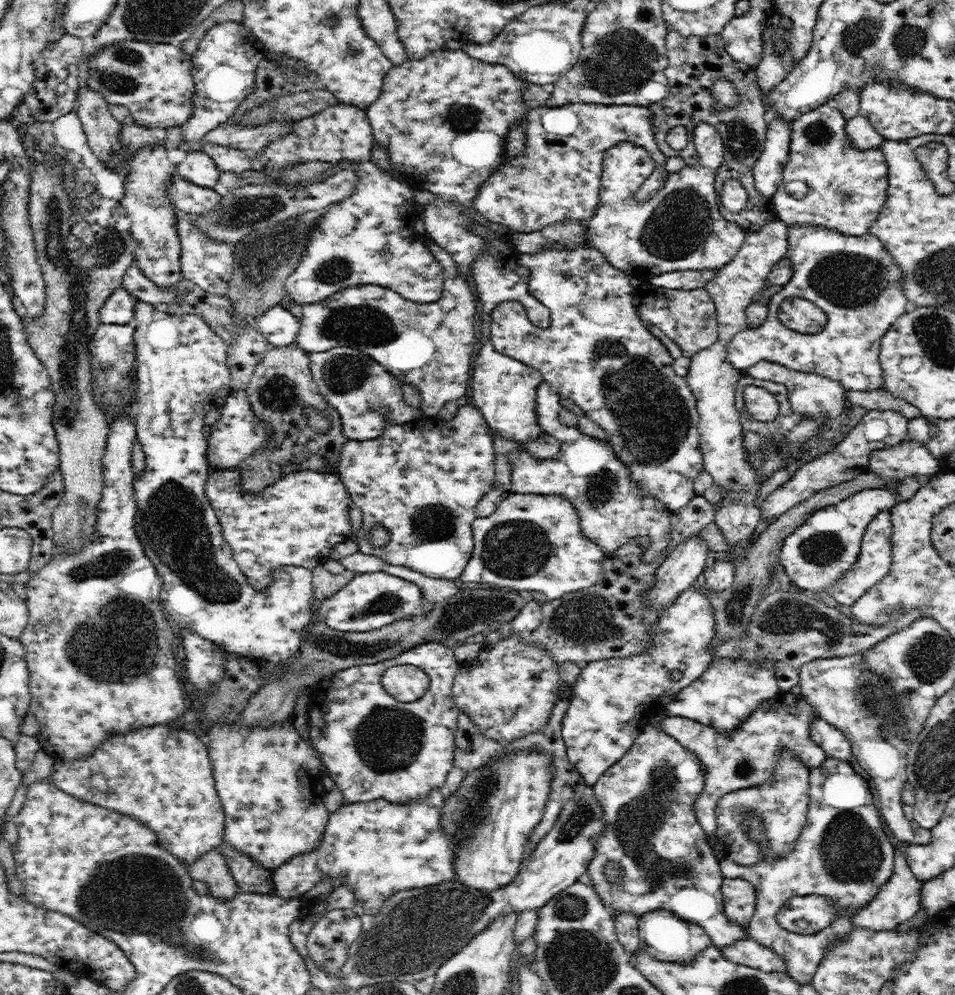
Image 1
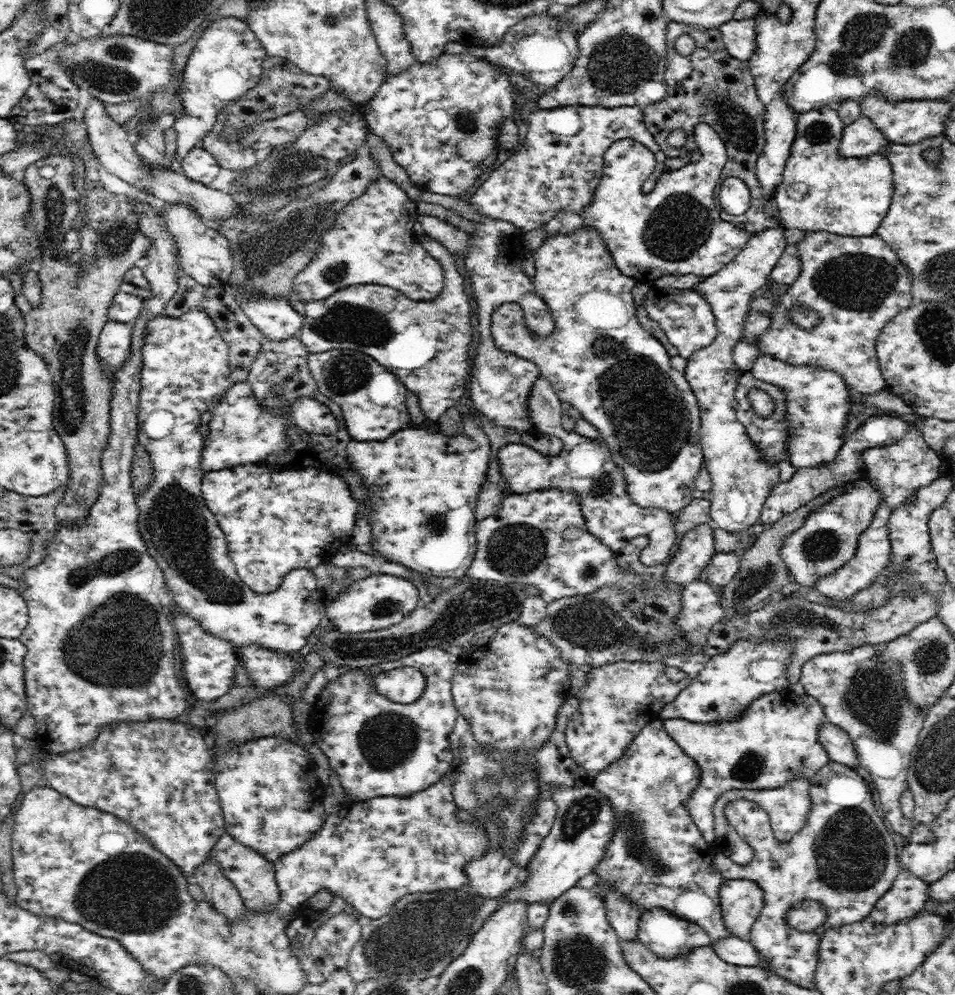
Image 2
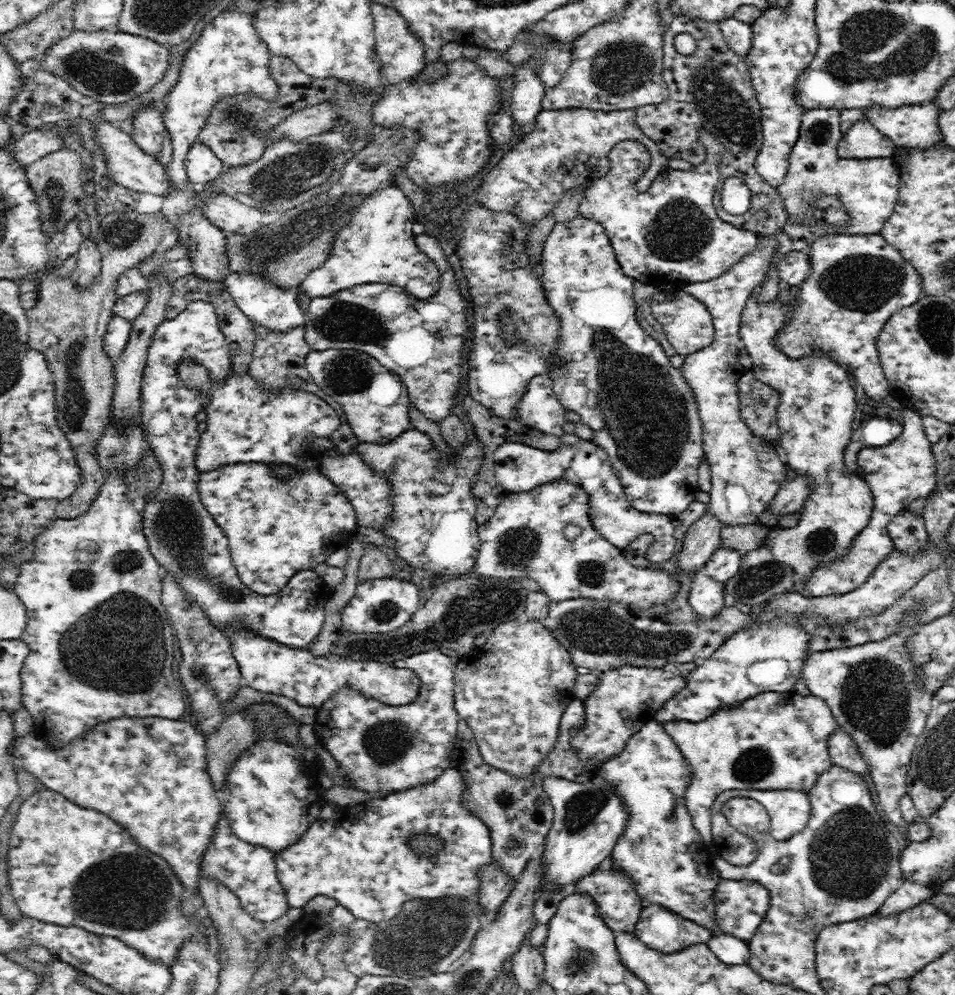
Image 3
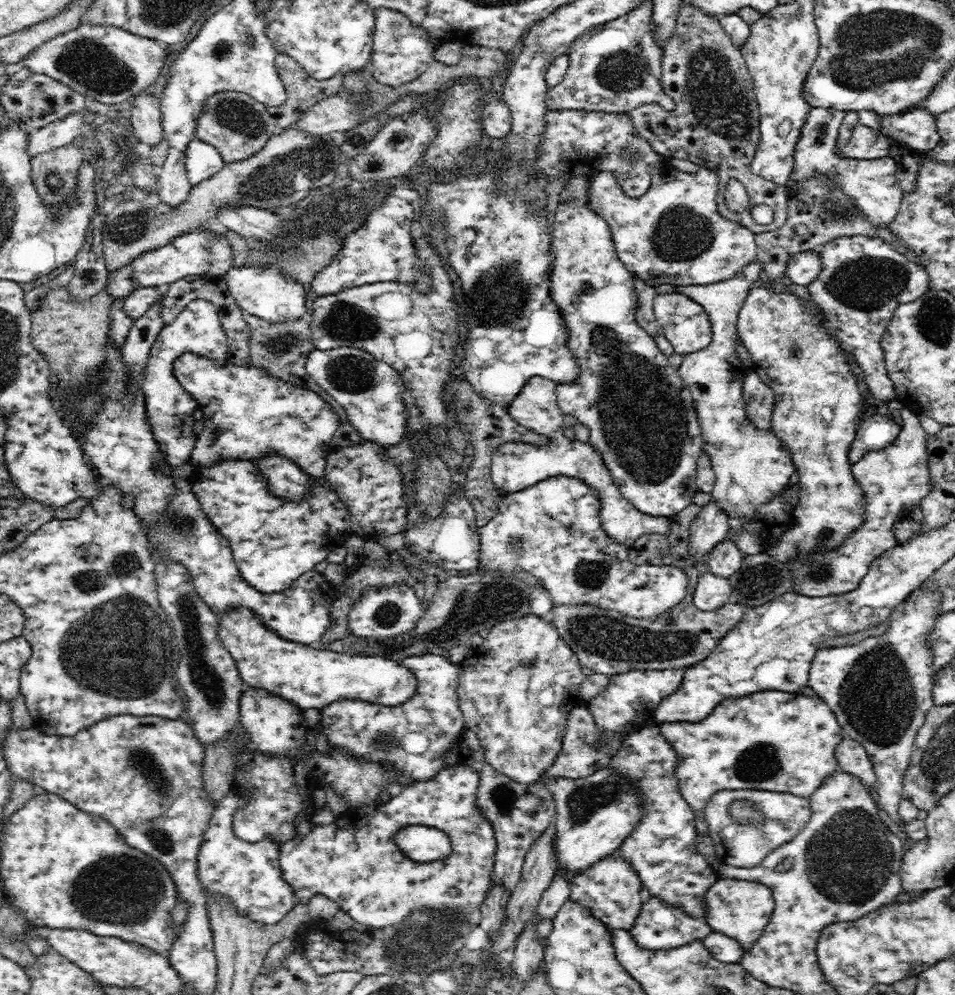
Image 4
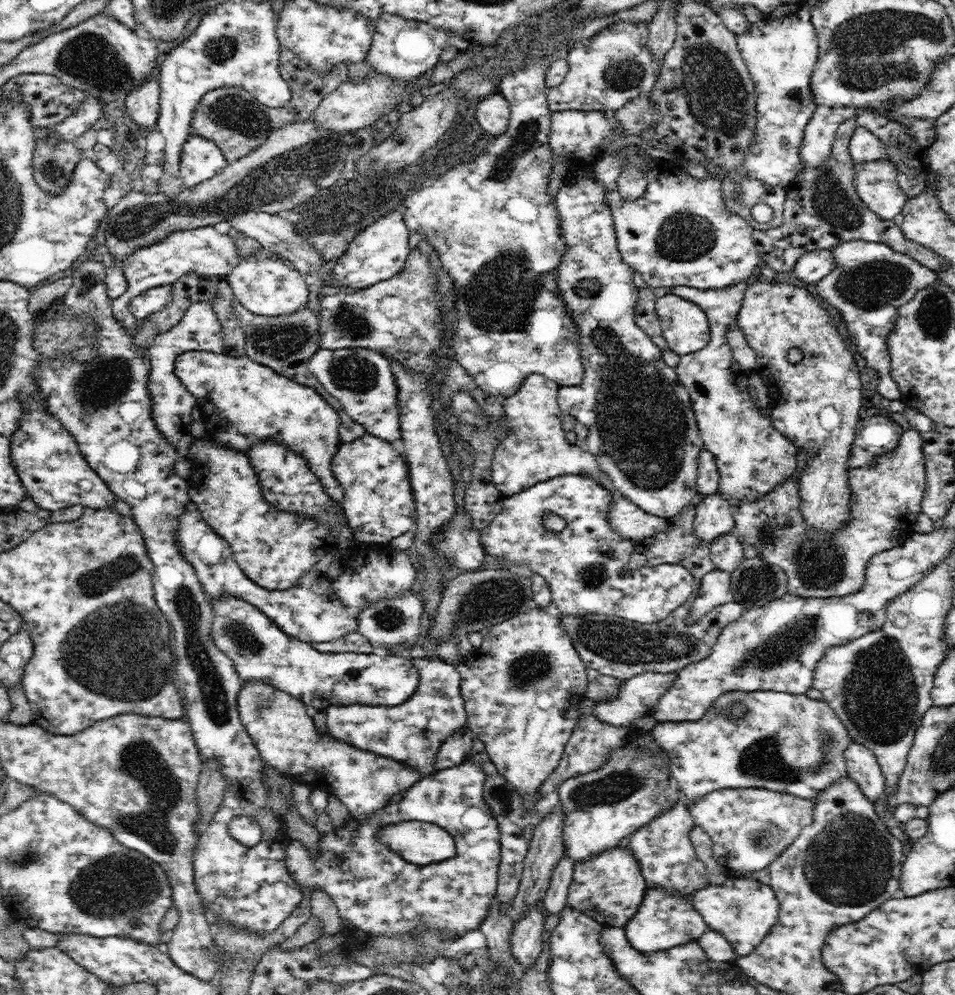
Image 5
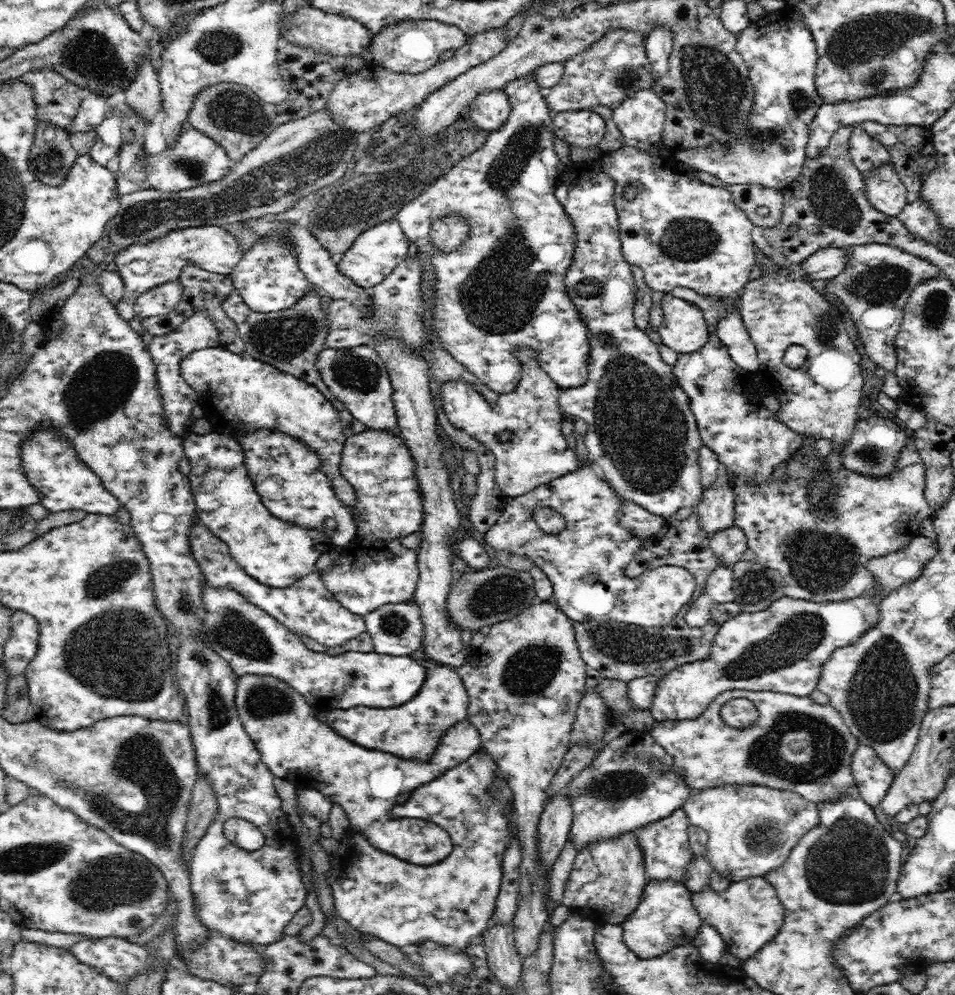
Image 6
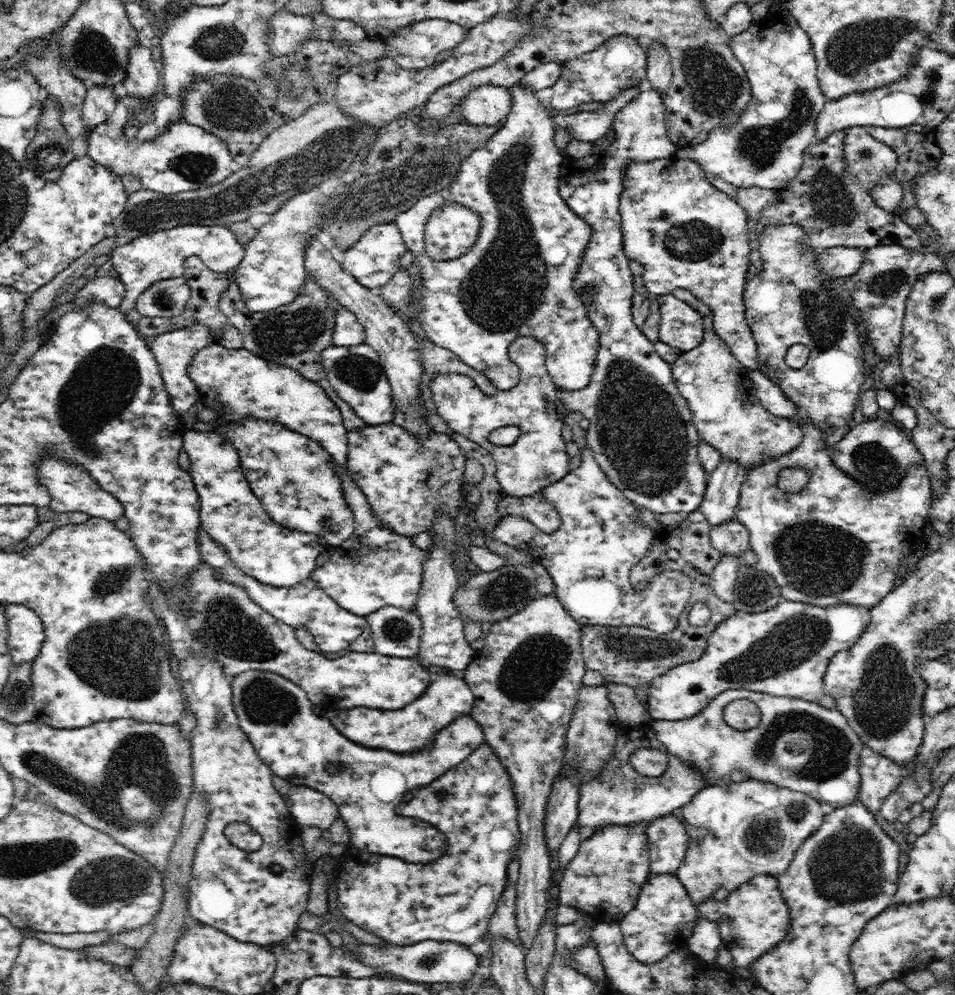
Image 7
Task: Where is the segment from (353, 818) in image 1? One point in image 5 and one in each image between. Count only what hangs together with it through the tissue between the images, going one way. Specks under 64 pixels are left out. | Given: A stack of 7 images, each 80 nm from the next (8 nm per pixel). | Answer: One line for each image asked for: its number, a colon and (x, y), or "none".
2: (371, 853)
3: (361, 857)
4: (354, 861)
5: (374, 888)

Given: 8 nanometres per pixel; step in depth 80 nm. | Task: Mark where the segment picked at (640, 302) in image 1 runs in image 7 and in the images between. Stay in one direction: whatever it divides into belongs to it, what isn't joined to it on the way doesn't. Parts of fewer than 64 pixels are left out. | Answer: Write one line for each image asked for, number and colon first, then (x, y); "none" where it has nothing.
2: (688, 321)
3: (688, 324)
4: (686, 324)
5: (685, 326)
6: (684, 328)
7: (681, 326)

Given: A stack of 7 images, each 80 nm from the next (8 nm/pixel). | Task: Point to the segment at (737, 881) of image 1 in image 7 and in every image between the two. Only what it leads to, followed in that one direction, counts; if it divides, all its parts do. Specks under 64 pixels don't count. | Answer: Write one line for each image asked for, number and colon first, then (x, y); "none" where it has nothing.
2: (741, 900)
3: (741, 905)
4: (740, 909)
5: (744, 910)
6: (748, 914)
7: (752, 919)

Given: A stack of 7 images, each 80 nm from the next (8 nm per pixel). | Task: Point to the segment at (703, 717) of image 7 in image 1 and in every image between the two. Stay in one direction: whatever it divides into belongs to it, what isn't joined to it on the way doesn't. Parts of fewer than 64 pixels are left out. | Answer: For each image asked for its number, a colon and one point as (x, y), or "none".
1: (746, 757)
2: (776, 740)
3: (777, 740)
4: (774, 741)
5: (790, 743)
6: (797, 745)

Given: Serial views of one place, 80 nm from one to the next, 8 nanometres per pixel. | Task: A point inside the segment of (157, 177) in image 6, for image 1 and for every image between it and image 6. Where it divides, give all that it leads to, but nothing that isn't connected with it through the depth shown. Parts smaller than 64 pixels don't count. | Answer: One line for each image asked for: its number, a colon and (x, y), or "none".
1: (198, 167)
2: (199, 165)
3: (202, 166)
4: (202, 160)
5: (201, 159)

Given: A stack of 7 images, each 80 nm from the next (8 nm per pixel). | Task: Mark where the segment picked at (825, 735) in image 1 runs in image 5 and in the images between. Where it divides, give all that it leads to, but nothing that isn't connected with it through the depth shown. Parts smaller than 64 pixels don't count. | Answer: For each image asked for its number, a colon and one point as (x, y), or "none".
2: (839, 747)
3: (843, 750)
4: (851, 756)
5: (861, 766)

